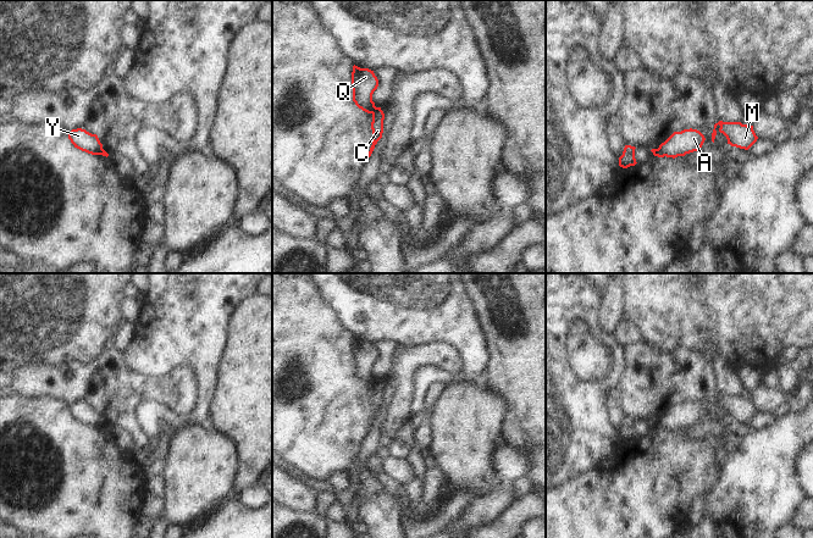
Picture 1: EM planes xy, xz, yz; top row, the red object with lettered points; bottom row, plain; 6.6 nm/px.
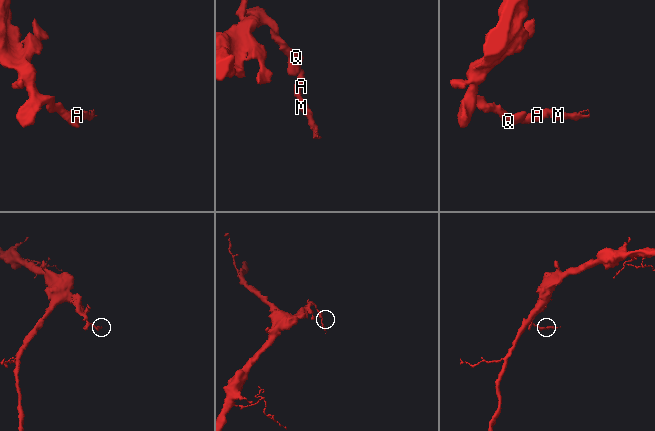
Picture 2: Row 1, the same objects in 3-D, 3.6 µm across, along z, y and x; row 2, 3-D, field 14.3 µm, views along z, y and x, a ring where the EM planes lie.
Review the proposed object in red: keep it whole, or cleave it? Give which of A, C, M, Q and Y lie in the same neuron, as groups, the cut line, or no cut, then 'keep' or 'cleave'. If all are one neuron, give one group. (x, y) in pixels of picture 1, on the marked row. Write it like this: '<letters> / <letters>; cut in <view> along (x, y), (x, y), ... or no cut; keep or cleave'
A C M / Q Y; cut in xz along (376, 107), (371, 112); cleave

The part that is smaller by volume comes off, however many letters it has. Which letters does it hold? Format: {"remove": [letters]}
{"remove": ["A", "C", "M"]}

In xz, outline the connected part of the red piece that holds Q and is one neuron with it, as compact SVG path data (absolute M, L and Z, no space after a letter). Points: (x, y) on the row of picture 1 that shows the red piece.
M353 66L352 89L353 101L355 105L367 113L372 113L376 109L372 101L372 94L378 87L378 79L374 71Z

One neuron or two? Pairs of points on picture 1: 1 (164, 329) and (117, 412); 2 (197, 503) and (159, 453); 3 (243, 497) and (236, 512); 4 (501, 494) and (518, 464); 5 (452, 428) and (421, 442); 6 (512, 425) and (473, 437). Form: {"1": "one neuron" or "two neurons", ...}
{"1": "two neurons", "2": "two neurons", "3": "two neurons", "4": "two neurons", "5": "two neurons", "6": "two neurons"}

